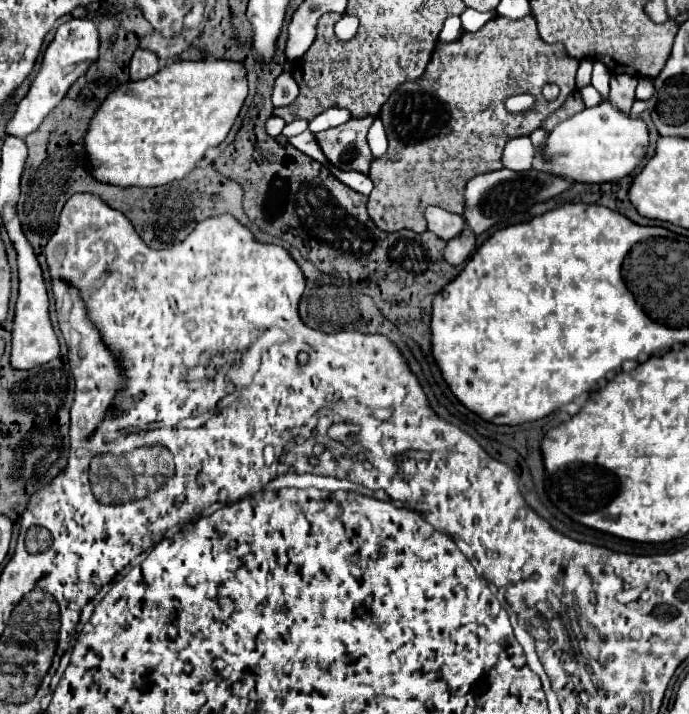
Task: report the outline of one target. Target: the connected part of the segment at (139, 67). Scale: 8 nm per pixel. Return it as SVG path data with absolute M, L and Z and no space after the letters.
M137 49L131 59L131 79L145 79L159 71L159 57L155 53L149 53L149 49Z

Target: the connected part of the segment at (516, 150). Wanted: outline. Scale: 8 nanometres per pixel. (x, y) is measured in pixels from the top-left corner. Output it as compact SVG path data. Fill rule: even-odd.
M517 137L511 139L503 151L503 165L511 171L527 171L533 165L533 157L535 157L535 147L531 145L531 139L525 137Z

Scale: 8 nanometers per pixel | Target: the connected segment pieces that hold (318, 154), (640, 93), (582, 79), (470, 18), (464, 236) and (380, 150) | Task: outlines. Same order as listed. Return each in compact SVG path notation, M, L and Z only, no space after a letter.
M303 131L301 135L295 135L295 137L289 137L289 143L299 149L303 155L311 157L313 161L319 161L321 165L327 165L327 159L323 155L323 151L319 149L317 141L315 141L315 135L309 133L309 131Z
M641 77L641 79L639 79L639 87L637 87L637 91L635 91L635 99L645 101L645 99L649 99L651 95L653 95L653 85L651 85L651 79Z
M591 59L581 61L579 71L577 71L577 89L583 89L583 87L591 85L591 67L593 67Z
M465 9L465 11L463 11L463 15L461 15L463 29L465 29L465 31L475 33L475 31L479 31L479 29L489 21L489 19L493 19L496 15L496 9L487 11L487 13L479 13L479 11L475 11L475 9Z
M465 227L457 237L447 241L447 249L443 253L443 259L451 261L451 265L461 265L471 257L473 249L475 249L475 235L471 233L471 229Z
M379 117L369 127L367 139L369 139L369 149L375 157L381 157L387 151L387 137L385 137L385 129L383 129L383 123Z

